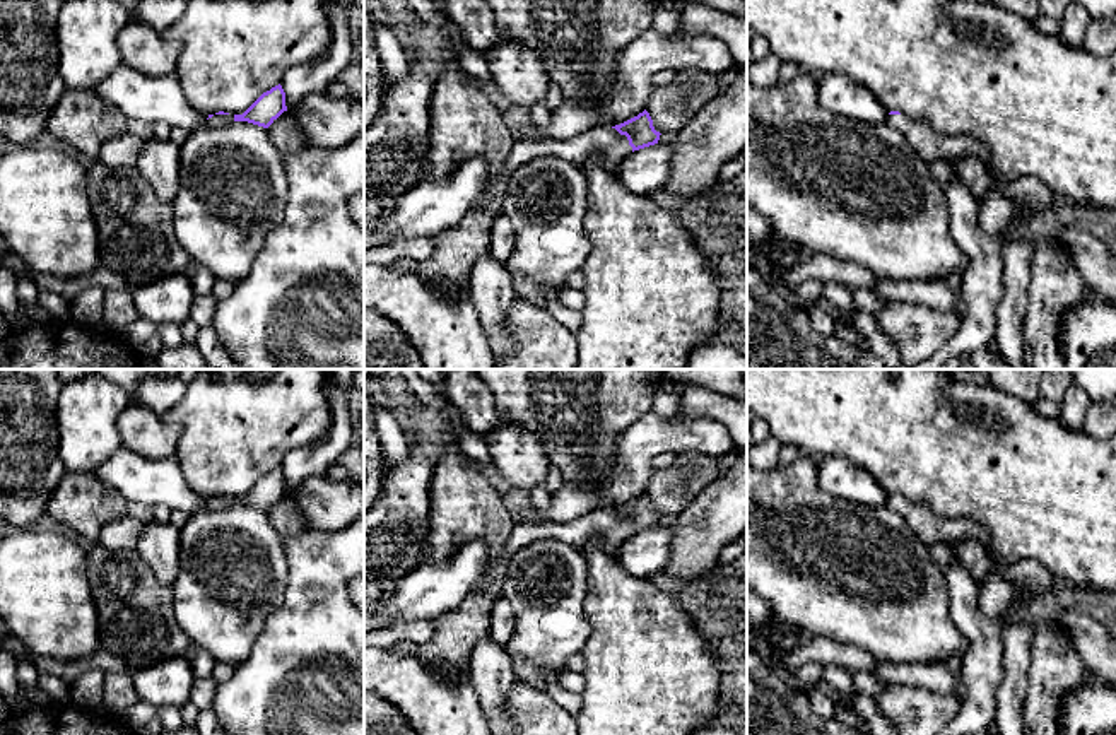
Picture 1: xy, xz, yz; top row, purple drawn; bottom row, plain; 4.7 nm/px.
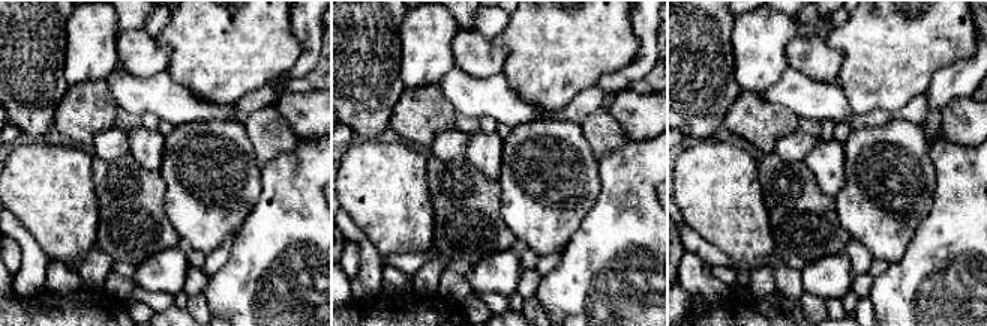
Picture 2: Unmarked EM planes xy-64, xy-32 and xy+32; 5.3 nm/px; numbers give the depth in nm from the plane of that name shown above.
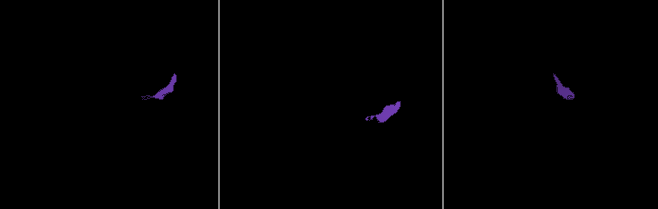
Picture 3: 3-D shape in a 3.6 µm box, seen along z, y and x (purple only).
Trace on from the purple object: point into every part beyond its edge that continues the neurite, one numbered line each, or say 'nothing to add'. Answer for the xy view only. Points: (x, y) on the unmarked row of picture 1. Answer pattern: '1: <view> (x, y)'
1: xy (217, 503)

